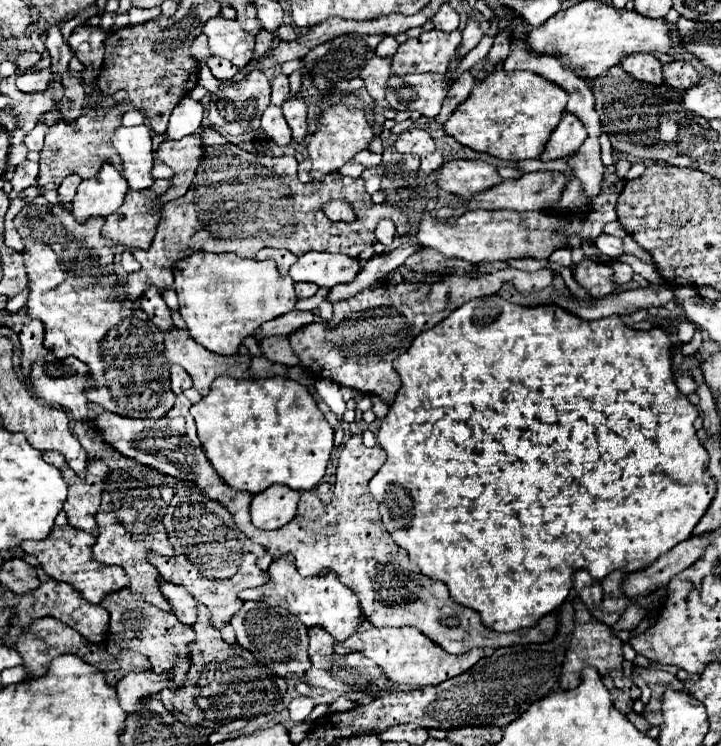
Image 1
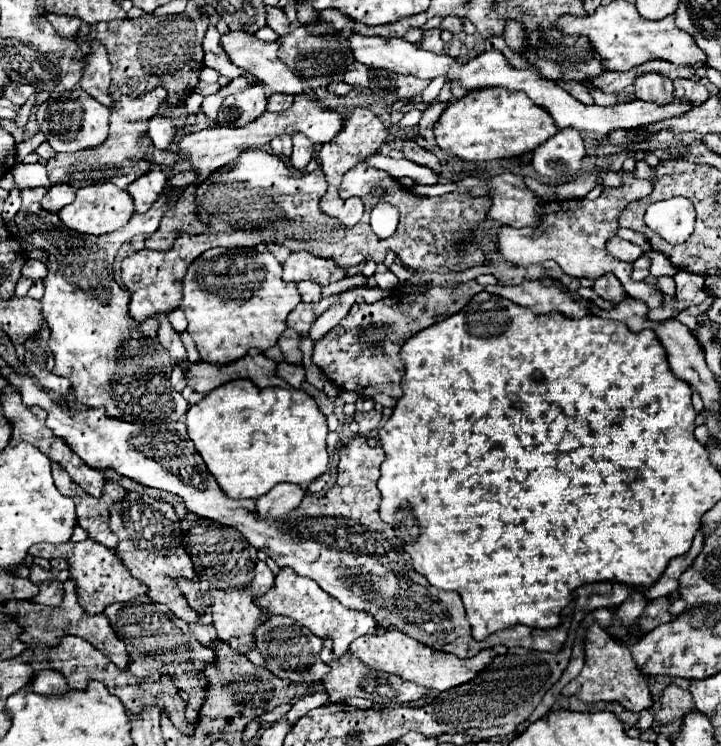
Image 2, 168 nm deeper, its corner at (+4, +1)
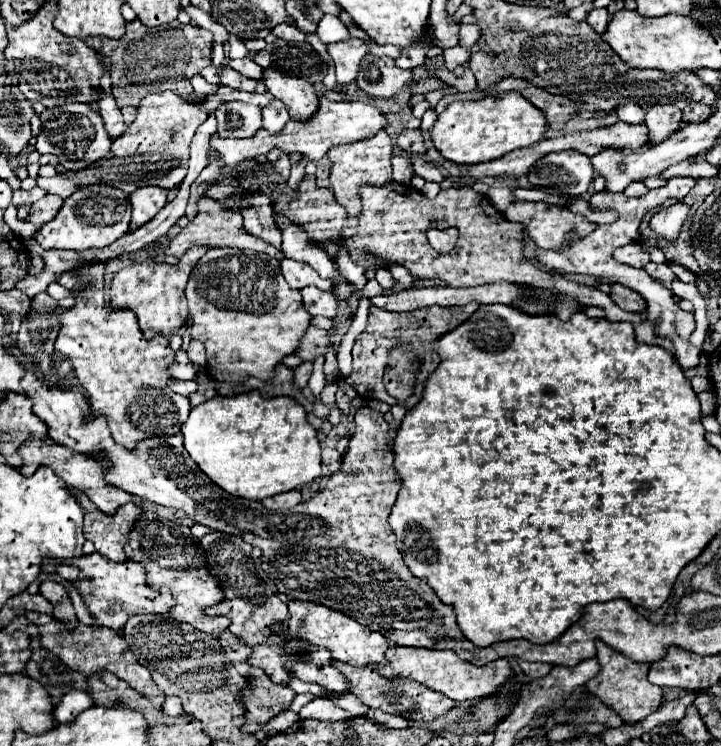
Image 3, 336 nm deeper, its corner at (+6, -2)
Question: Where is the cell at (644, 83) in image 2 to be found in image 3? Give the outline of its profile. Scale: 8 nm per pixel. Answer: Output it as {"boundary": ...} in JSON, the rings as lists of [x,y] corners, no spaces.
{"boundary":[[[657,105],[657,109],[647,109],[645,113],[645,125],[649,127],[649,145],[663,143],[679,129],[681,111],[675,105]]]}

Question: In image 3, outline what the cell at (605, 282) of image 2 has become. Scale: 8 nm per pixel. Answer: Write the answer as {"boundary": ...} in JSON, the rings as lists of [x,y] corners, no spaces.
{"boundary":[[[619,283],[611,285],[611,289],[613,289],[611,297],[621,309],[631,311],[631,313],[645,313],[645,309],[647,309],[645,299],[637,291],[633,291],[633,289],[625,287],[625,285],[619,285]]]}

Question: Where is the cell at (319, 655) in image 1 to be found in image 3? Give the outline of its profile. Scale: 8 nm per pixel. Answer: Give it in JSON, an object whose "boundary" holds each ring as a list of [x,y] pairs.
{"boundary":[[[331,660],[331,665],[343,674],[355,673],[347,675],[347,681],[351,681],[351,693],[357,695],[365,705],[371,705],[373,709],[381,709],[385,713],[395,713],[395,715],[405,715],[405,719],[413,721],[413,723],[421,723],[421,721],[433,721],[441,715],[445,715],[447,711],[451,711],[455,707],[453,701],[445,699],[441,693],[429,691],[423,685],[417,685],[413,681],[403,681],[403,679],[385,679],[375,667],[361,667],[355,669],[347,663]]]}

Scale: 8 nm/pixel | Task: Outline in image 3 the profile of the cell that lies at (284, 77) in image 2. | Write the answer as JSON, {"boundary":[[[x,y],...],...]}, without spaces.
{"boundary":[[[265,69],[265,79],[269,93],[285,103],[293,121],[309,121],[319,109],[319,97],[313,85],[299,77],[289,77],[277,69]]]}

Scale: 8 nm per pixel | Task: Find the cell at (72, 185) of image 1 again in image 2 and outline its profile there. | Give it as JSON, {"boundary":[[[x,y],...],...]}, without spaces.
{"boundary":[[[55,184],[49,188],[45,198],[41,200],[41,206],[51,212],[59,212],[63,206],[71,204],[75,200],[75,188],[71,184]]]}

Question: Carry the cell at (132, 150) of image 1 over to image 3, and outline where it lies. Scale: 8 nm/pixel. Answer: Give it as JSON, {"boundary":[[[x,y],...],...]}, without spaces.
{"boundary":[[[141,187],[141,189],[133,191],[129,195],[129,199],[131,199],[131,207],[133,207],[133,217],[131,217],[129,229],[135,231],[141,225],[145,225],[147,221],[151,221],[161,211],[161,207],[165,207],[167,191],[157,189],[157,187]]]}

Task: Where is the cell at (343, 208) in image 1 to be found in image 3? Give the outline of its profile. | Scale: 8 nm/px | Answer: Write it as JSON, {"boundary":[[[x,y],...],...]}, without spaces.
{"boundary":[[[385,131],[377,133],[371,139],[363,139],[363,141],[349,143],[349,145],[337,145],[327,153],[327,157],[331,161],[331,187],[333,187],[335,199],[339,205],[343,205],[347,209],[347,213],[351,217],[361,213],[359,187],[363,187],[363,185],[383,187],[383,185],[389,185],[389,181],[393,181],[391,155],[393,155],[393,143]]]}

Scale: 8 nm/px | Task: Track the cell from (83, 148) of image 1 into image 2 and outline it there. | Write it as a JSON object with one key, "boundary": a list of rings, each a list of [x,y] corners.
{"boundary":[[[153,88],[137,98],[121,96],[121,100],[117,100],[115,106],[111,108],[109,136],[103,144],[95,148],[71,152],[71,154],[55,154],[53,158],[47,160],[45,168],[47,168],[51,184],[75,184],[85,180],[85,186],[89,186],[95,182],[115,182],[119,188],[125,190],[133,180],[137,180],[141,174],[149,170],[151,160],[155,160],[157,164],[165,162],[171,166],[179,158],[175,152],[163,152],[153,148],[149,156],[145,156],[137,150],[137,136],[147,132],[147,120],[159,112],[159,106],[165,102],[165,96],[167,96],[165,88]]]}

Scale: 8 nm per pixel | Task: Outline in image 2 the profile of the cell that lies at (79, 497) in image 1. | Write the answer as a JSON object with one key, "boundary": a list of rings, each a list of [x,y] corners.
{"boundary":[[[53,464],[53,478],[55,486],[75,502],[77,524],[87,532],[87,536],[101,542],[107,548],[117,546],[117,536],[109,530],[107,520],[111,506],[125,496],[125,490],[117,482],[107,480],[101,498],[93,498],[85,490],[81,490],[75,482],[71,482],[67,470],[63,470],[63,466],[59,464]]]}

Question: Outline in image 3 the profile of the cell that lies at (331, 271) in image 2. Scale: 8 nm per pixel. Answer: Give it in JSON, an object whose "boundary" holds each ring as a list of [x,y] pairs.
{"boundary":[[[283,259],[281,261],[281,273],[283,273],[283,277],[291,289],[303,289],[307,285],[315,285],[323,291],[329,291],[329,281],[321,279],[319,273],[305,263],[299,263],[293,259]]]}

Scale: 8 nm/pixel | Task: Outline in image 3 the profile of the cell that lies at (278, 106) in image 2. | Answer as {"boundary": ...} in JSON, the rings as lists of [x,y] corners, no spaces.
{"boundary":[[[273,99],[265,109],[263,109],[263,129],[269,133],[279,133],[285,123],[289,121],[289,113],[285,111],[285,105],[281,101]]]}

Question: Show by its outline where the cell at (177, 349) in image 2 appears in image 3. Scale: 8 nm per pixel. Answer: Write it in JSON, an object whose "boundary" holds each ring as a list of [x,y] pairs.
{"boundary":[[[183,349],[177,351],[177,355],[175,355],[175,363],[173,363],[171,375],[173,375],[175,379],[185,379],[185,381],[197,379],[197,371],[195,371],[193,363],[189,361],[189,357],[187,357],[187,353],[185,353]]]}

